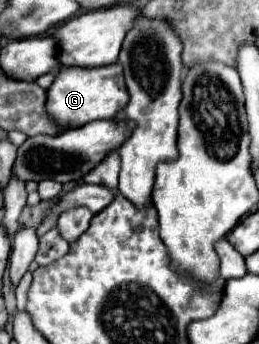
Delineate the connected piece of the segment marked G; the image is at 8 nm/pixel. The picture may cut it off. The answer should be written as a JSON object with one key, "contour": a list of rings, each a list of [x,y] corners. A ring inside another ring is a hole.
{"contour":[[[110,64],[104,68],[62,68],[46,96],[46,114],[64,130],[80,128],[94,120],[110,120],[128,102],[120,64]]]}

